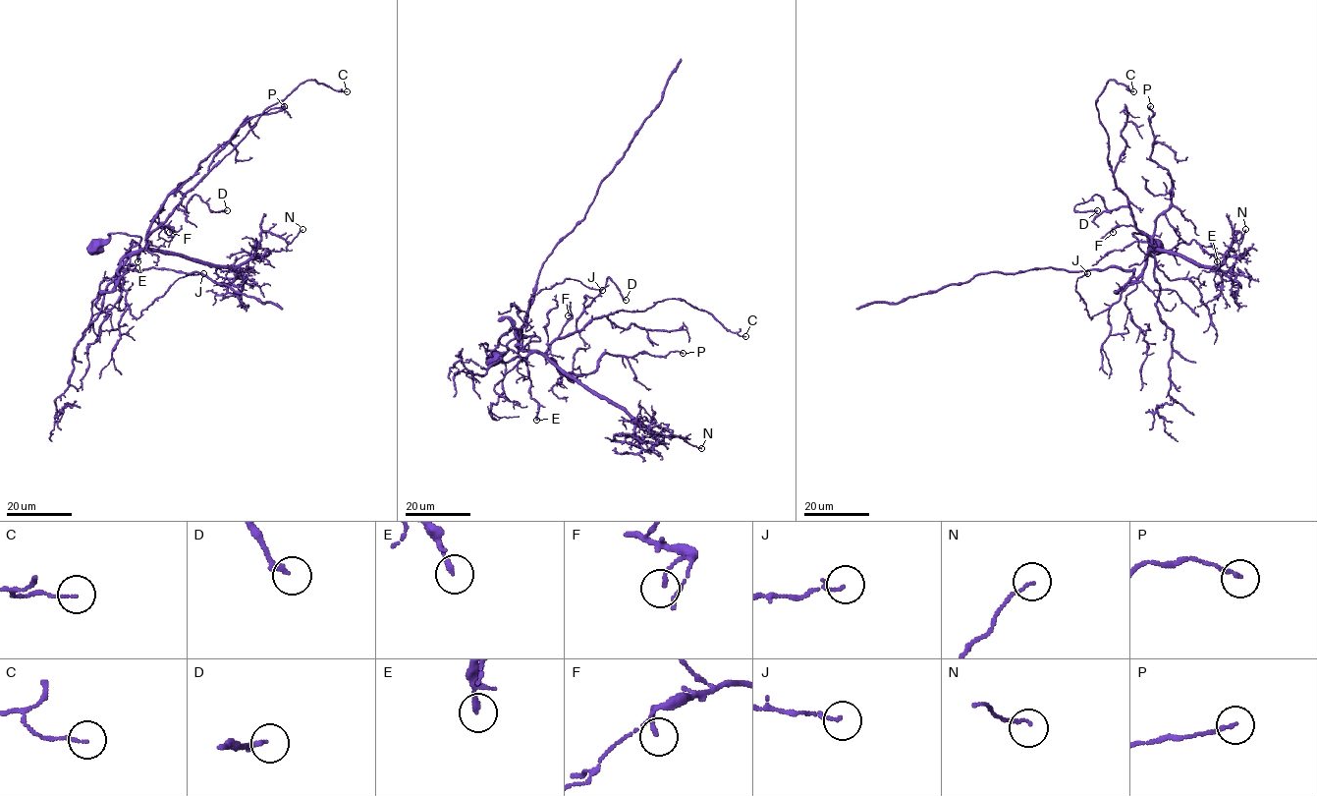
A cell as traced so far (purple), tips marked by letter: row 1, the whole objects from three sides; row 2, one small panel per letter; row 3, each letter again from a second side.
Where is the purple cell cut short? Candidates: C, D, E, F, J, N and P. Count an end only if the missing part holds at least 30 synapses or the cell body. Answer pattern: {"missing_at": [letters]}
{"missing_at": []}

